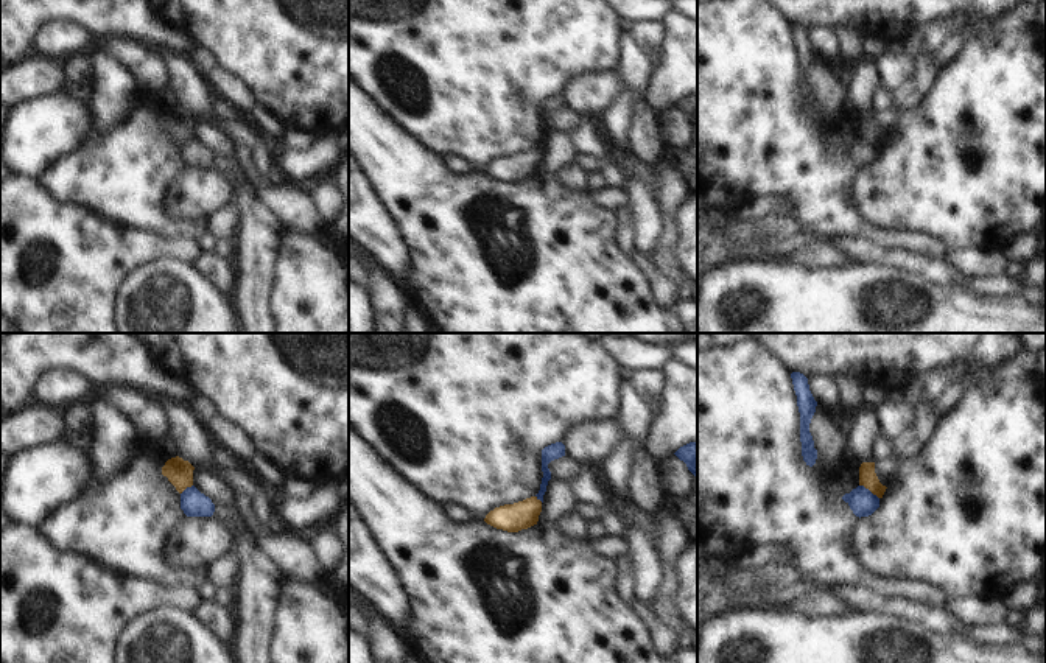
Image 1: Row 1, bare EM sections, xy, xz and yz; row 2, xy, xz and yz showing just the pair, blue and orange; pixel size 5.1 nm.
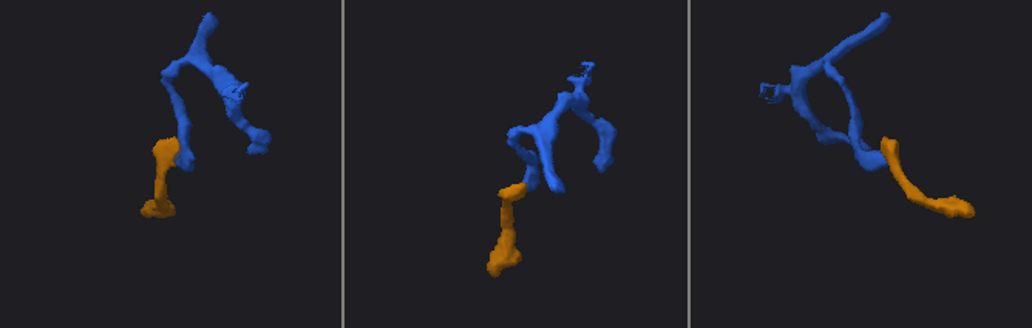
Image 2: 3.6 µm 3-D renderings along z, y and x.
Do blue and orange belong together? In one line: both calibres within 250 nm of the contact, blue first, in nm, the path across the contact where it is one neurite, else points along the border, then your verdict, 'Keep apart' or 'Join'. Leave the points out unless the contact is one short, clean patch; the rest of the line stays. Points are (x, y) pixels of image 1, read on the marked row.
Thickness 140 nm (blue) against 90 nm. Boundary: yz (859, 484), (878, 498). Keep apart

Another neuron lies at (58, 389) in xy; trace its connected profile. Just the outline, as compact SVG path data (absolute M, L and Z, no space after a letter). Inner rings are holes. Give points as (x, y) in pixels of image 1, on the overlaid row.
M48 370L34 384L34 402L64 411L79 402L89 402L95 386L75 370Z

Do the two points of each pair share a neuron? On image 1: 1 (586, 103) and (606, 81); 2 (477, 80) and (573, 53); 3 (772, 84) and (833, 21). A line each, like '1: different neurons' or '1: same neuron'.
1: same neuron
2: same neuron
3: different neurons

